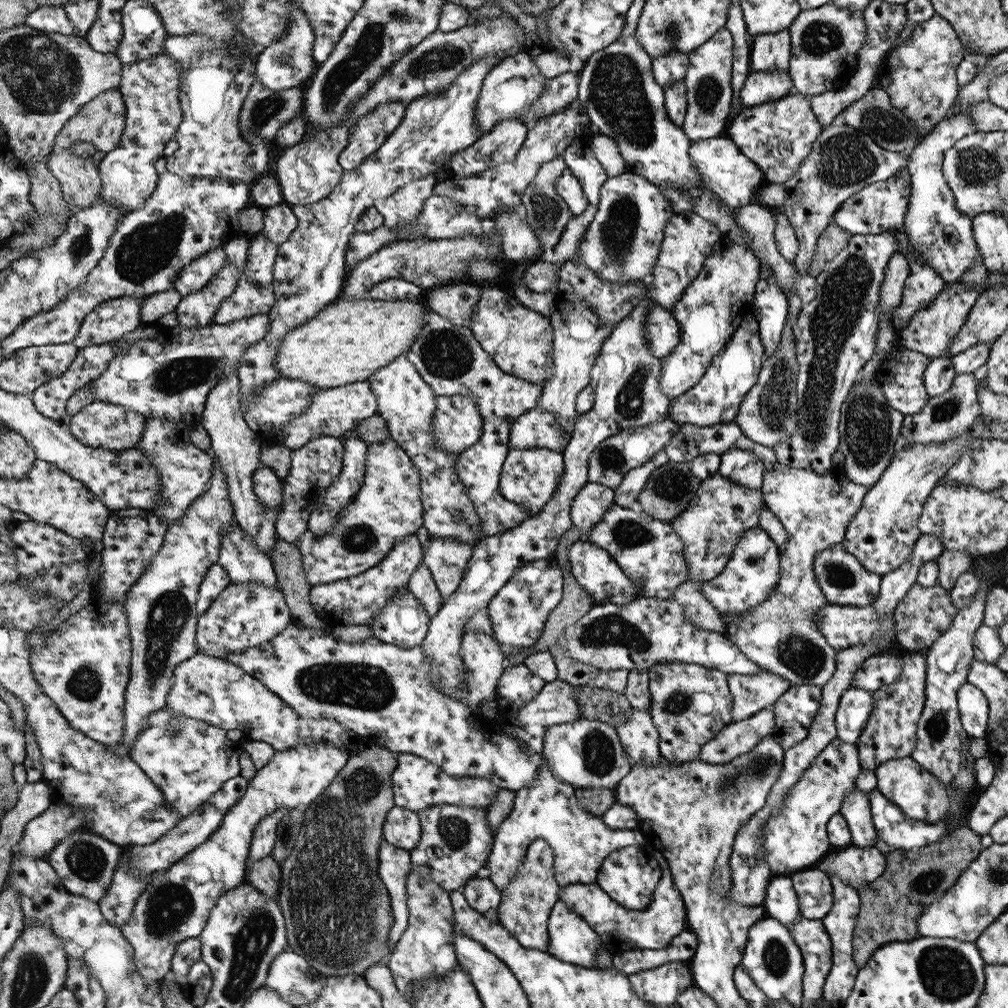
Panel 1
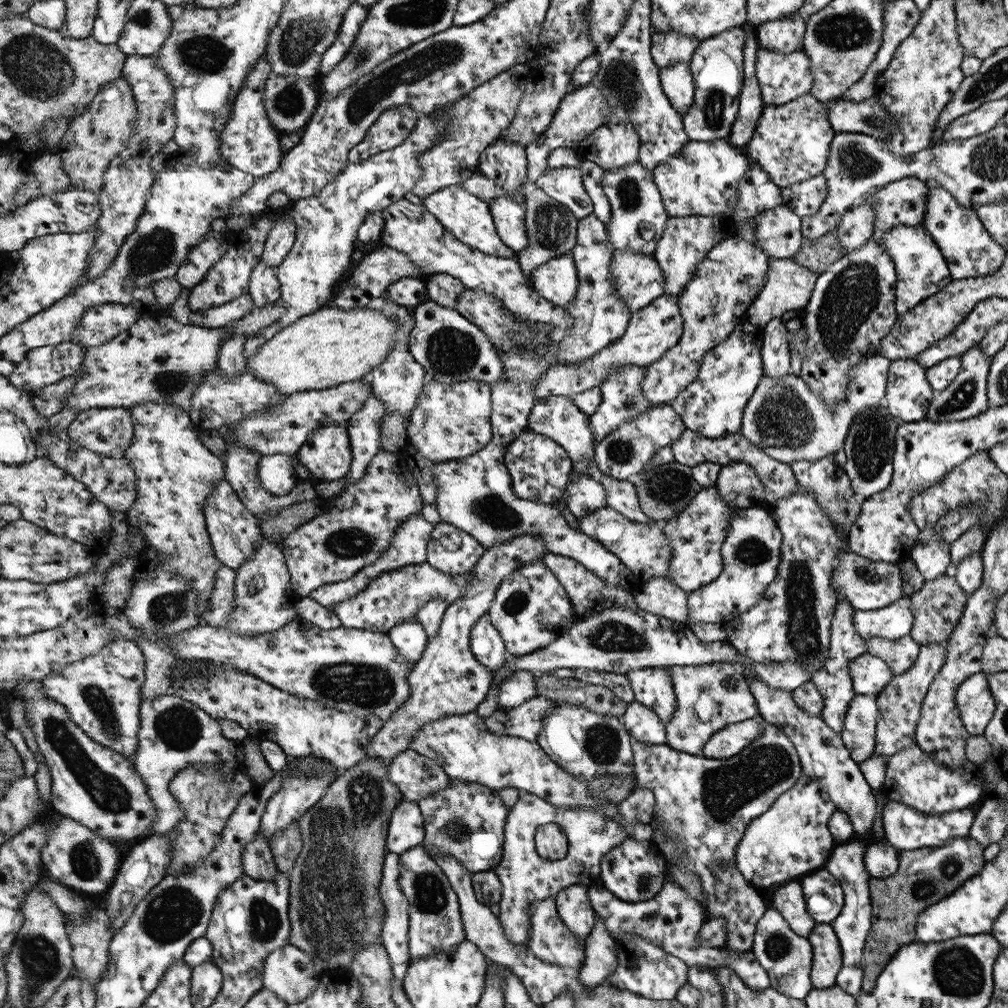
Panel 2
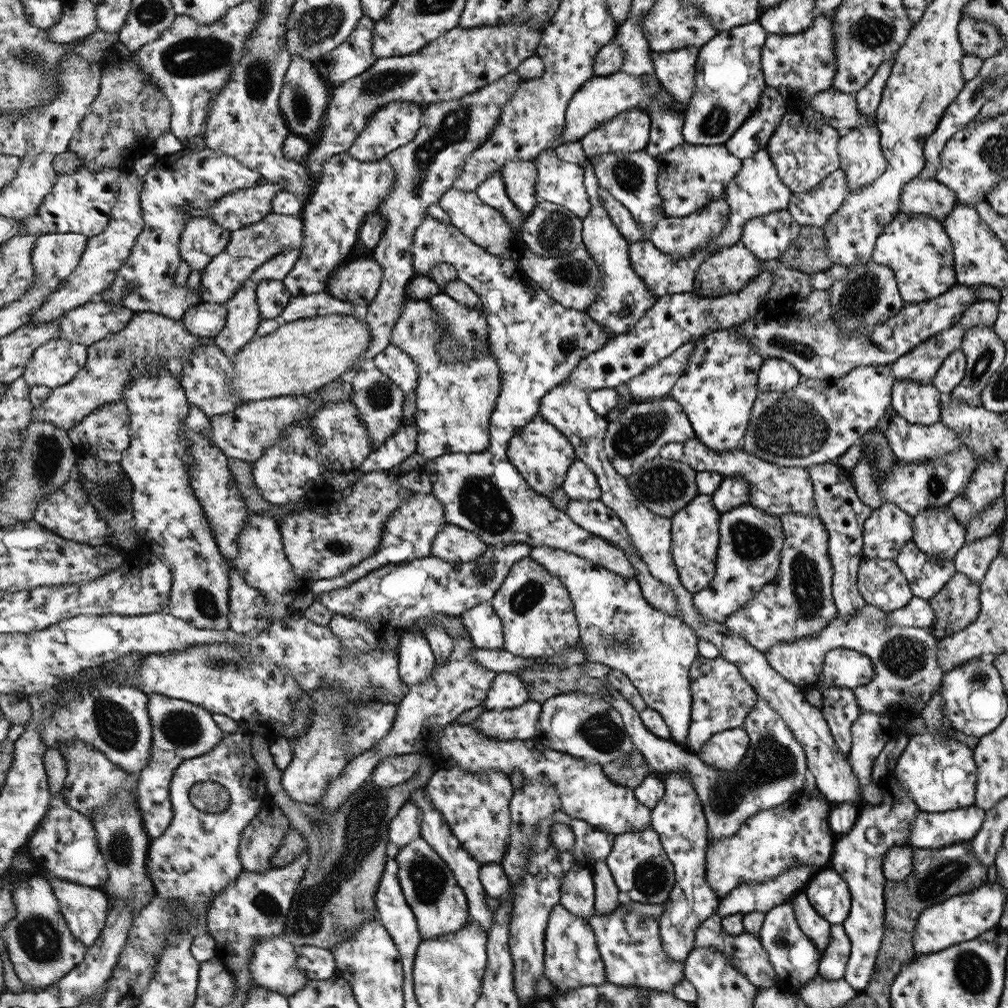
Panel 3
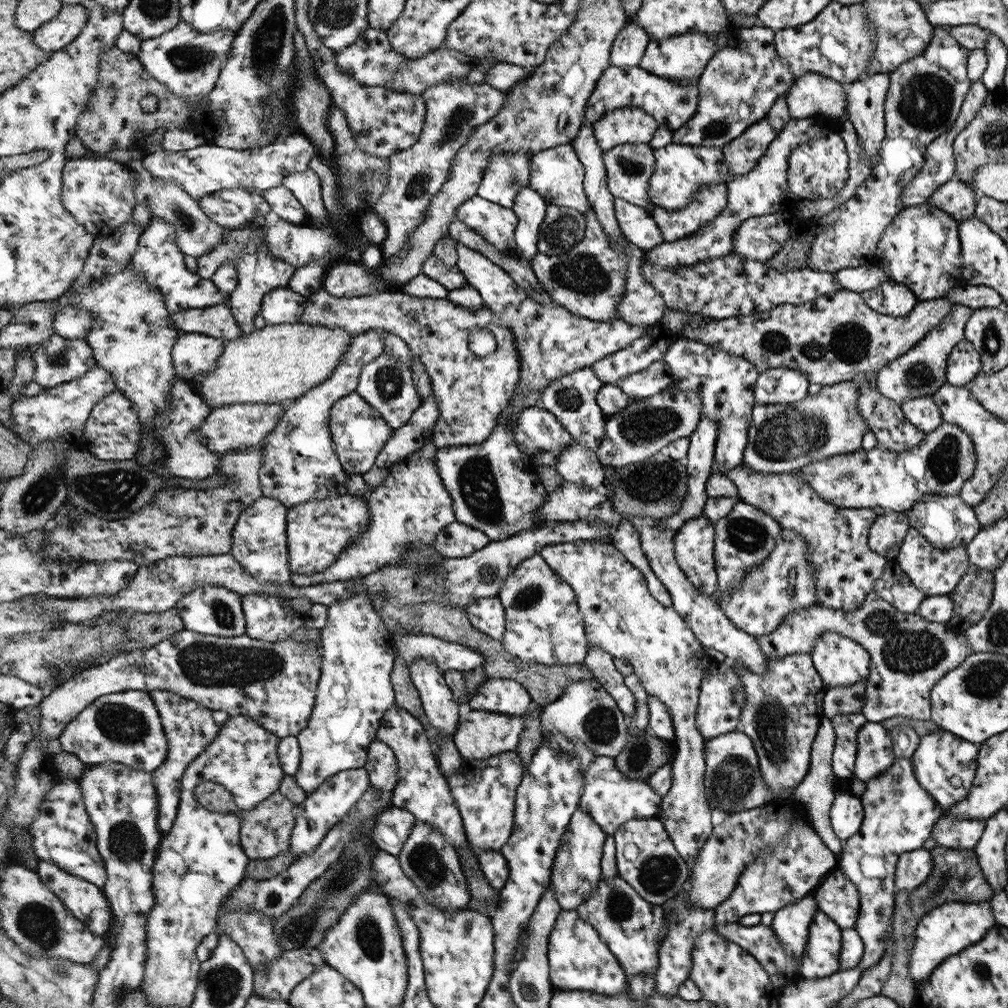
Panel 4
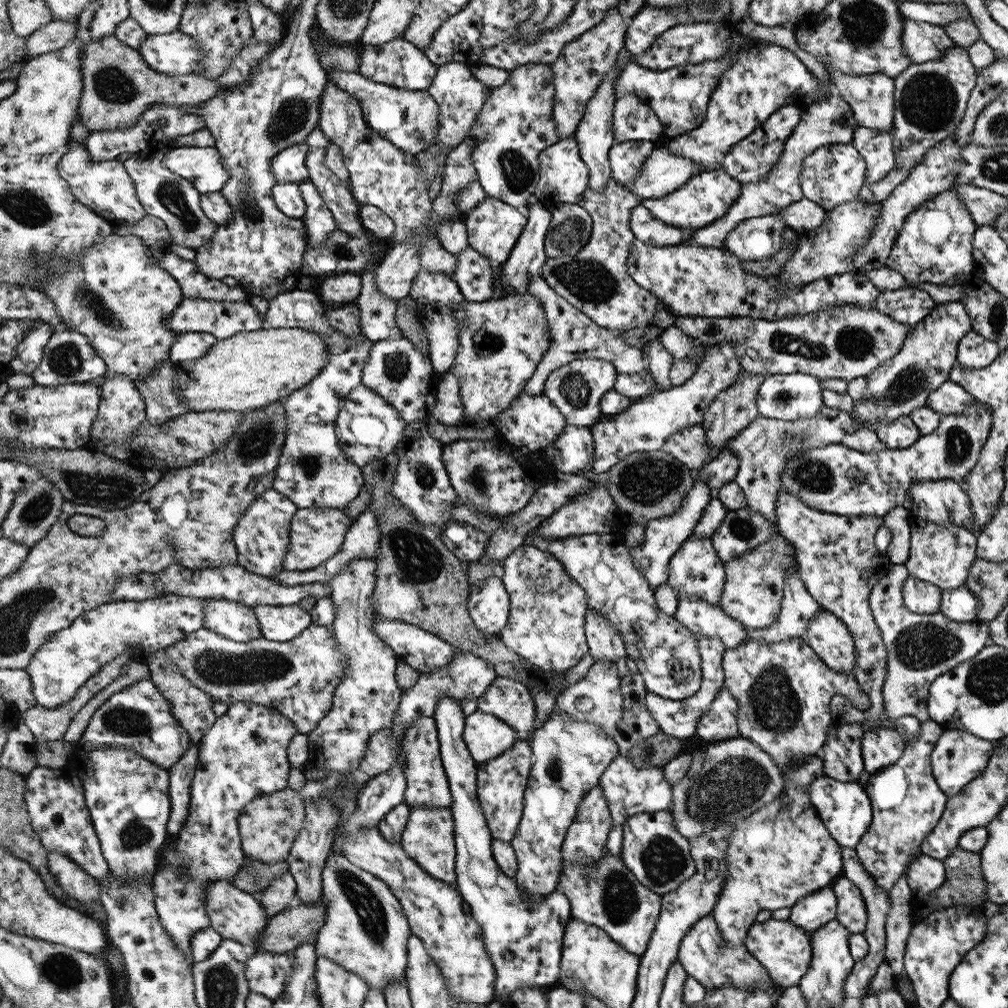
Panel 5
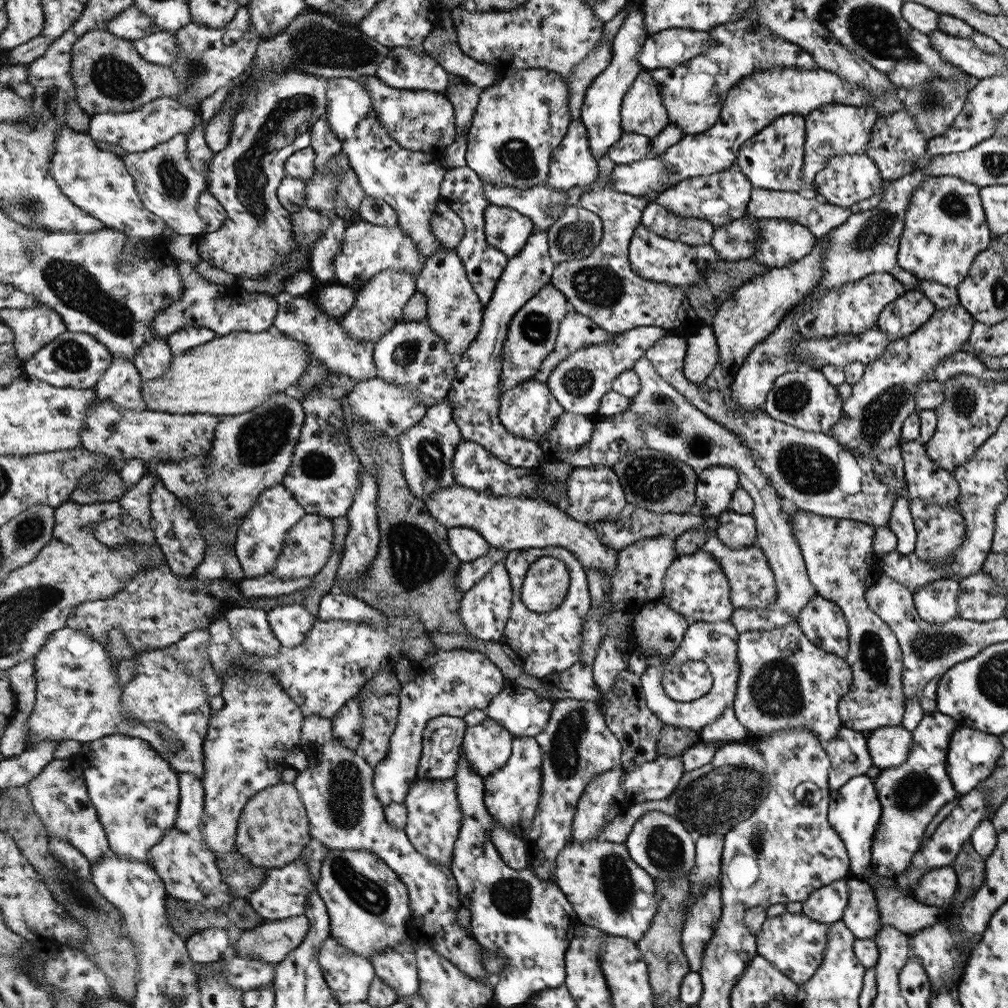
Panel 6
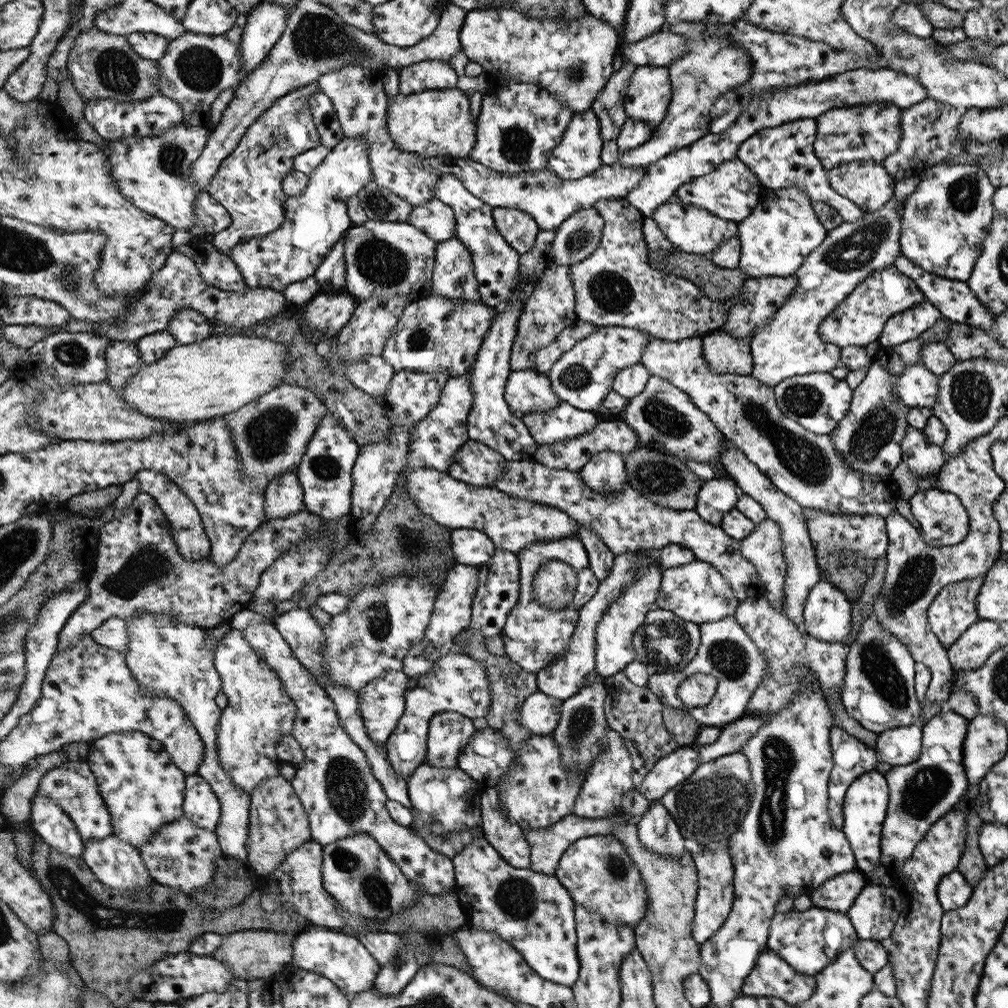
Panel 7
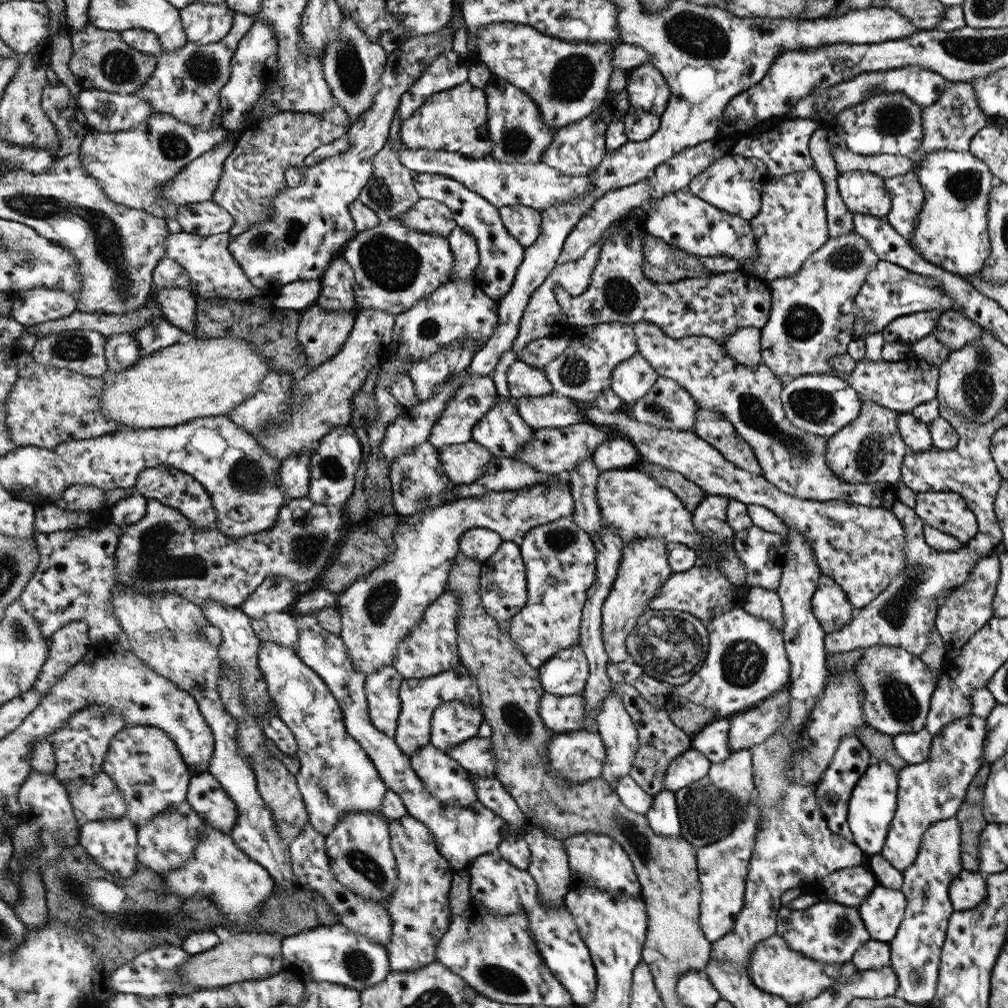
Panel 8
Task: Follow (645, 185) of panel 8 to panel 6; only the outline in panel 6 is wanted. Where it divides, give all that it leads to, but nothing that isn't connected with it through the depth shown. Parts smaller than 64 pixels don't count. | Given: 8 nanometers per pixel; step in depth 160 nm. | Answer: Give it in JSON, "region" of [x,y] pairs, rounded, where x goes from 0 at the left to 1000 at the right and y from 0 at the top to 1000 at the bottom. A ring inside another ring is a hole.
{"region":[[[564,204],[543,228],[546,256],[552,263],[581,256],[597,234],[595,214],[575,204]]]}

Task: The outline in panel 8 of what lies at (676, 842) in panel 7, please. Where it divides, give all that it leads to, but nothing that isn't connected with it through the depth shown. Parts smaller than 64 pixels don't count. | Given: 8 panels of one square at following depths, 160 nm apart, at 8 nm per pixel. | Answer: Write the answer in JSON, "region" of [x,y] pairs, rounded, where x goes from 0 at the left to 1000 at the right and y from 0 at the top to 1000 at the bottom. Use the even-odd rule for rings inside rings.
{"region":[[[657,784],[650,789],[640,808],[651,827],[659,830],[677,828],[677,810],[669,784]]]}

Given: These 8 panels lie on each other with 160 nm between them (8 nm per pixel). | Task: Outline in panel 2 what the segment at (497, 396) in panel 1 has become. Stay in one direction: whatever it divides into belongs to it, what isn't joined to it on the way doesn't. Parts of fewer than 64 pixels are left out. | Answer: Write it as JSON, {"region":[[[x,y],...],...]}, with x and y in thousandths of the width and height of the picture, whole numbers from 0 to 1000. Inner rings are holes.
{"region":[[[658,292],[647,299],[645,303],[626,312],[625,321],[617,334],[608,338],[602,345],[591,350],[586,357],[572,361],[552,361],[544,366],[531,381],[532,397],[545,393],[568,394],[574,389],[595,383],[602,371],[614,363],[631,362],[644,363],[651,359],[660,349],[663,349],[674,339],[678,330],[678,315],[674,309],[672,294]],[[430,298],[414,303],[408,308],[411,326],[408,327],[407,351],[419,360],[425,373],[435,379],[452,381],[460,377],[477,377],[488,383],[501,371],[491,342],[466,316],[460,315],[451,306],[438,304]]]}

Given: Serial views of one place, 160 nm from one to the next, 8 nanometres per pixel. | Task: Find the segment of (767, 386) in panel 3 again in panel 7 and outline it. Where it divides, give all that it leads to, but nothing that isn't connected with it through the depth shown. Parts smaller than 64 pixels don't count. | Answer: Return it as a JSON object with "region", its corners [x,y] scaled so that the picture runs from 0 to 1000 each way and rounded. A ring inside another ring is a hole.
{"region":[[[804,370],[784,374],[768,385],[769,398],[778,413],[792,419],[799,427],[812,432],[823,432],[843,409],[847,388],[838,376],[831,376],[823,370]]]}

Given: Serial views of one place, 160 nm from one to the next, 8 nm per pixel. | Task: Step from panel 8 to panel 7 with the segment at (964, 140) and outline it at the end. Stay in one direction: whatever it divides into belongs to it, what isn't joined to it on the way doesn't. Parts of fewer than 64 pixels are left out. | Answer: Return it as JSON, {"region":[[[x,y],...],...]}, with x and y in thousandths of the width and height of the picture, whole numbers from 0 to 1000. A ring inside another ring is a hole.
{"region":[[[921,97],[896,108],[893,112],[895,131],[892,147],[874,162],[880,172],[889,180],[896,177],[913,176],[919,167],[940,156],[947,156],[955,152],[958,147],[951,139],[951,123],[958,111],[959,108],[956,106],[944,105]]]}

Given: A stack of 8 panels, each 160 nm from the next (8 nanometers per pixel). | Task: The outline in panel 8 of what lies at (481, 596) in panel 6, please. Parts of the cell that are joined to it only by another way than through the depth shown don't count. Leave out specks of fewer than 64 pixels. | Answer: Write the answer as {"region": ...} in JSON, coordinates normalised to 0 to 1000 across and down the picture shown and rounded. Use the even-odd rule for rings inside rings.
{"region":[[[500,537],[492,550],[478,559],[478,571],[475,578],[478,582],[480,605],[492,615],[506,616],[518,605],[523,596],[523,573],[519,550],[515,538]]]}

